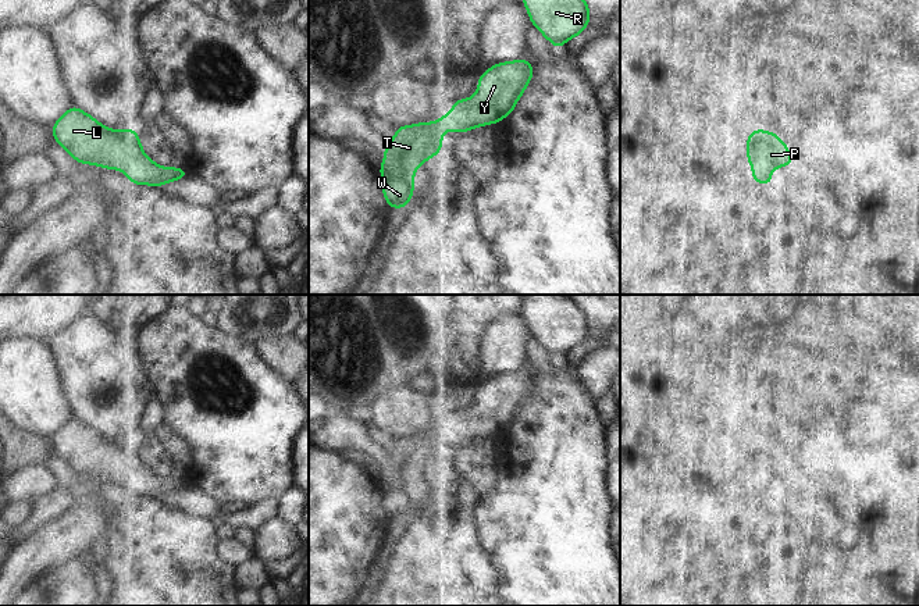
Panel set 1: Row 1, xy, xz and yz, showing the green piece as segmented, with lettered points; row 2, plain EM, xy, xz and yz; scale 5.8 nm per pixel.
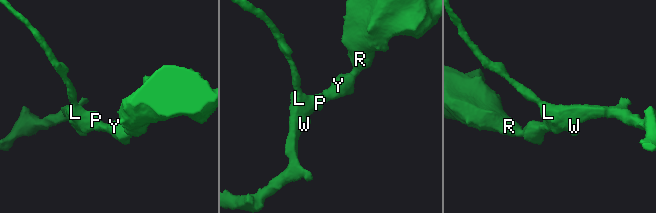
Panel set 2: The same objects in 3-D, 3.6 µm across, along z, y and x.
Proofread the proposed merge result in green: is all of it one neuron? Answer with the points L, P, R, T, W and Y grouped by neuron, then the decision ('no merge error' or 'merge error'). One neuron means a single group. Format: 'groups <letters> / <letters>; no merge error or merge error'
groups L P R T W Y; no merge error

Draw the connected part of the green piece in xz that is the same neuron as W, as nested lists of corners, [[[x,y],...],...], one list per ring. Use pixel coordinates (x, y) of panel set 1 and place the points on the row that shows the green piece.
[[[519,58],[492,64],[478,78],[477,92],[470,99],[457,99],[445,117],[434,122],[418,122],[395,128],[395,136],[387,142],[388,147],[382,152],[384,163],[378,167],[381,172],[382,195],[389,208],[406,208],[414,193],[414,171],[434,156],[439,156],[445,131],[464,133],[473,128],[498,124],[510,115],[517,100],[526,92],[527,85],[534,76],[532,63]]]

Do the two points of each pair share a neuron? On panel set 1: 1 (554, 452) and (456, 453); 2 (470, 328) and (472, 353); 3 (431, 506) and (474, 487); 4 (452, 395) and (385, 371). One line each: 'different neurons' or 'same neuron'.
1: different neurons
2: same neuron
3: different neurons
4: different neurons

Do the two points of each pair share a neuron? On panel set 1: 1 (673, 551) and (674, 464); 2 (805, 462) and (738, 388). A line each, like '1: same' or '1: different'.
1: different
2: same

